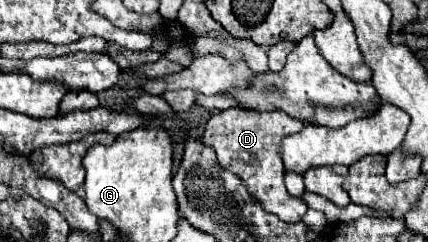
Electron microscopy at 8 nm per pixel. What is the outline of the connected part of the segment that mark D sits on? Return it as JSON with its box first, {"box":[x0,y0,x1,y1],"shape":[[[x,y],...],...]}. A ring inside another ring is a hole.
{"box":[201,108,307,224],"shape":[[[227,108],[209,118],[201,140],[215,148],[219,164],[235,172],[247,184],[249,192],[263,204],[263,208],[267,208],[267,212],[273,212],[281,220],[295,224],[305,216],[307,204],[301,198],[289,196],[285,190],[285,184],[283,184],[285,168],[283,168],[283,162],[279,160],[279,144],[283,136],[301,132],[303,126],[305,124],[301,120],[287,116],[283,110],[259,112],[259,110]]]}

